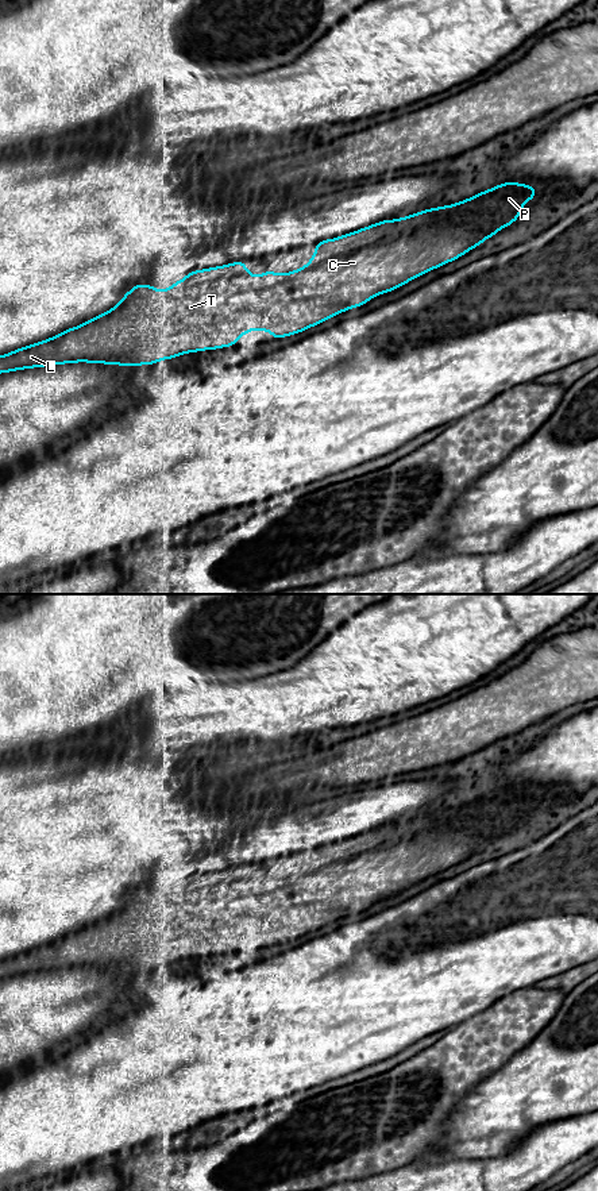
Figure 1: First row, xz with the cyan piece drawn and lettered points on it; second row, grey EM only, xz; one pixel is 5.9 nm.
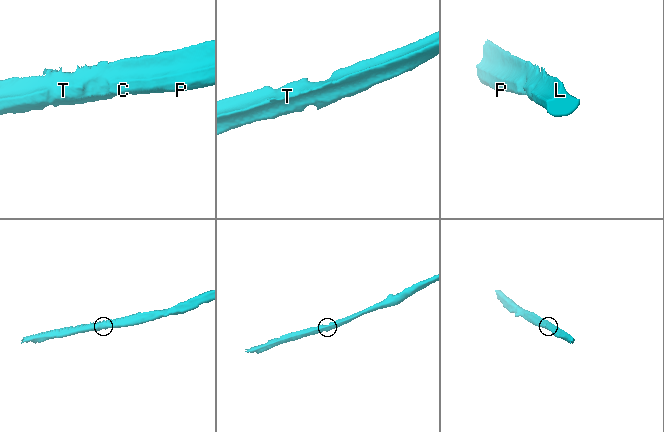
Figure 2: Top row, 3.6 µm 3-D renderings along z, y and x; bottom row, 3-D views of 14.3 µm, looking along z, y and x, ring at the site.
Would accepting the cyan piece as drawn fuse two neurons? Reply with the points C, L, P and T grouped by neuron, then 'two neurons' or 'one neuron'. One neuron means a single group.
C L P T; one neuron

